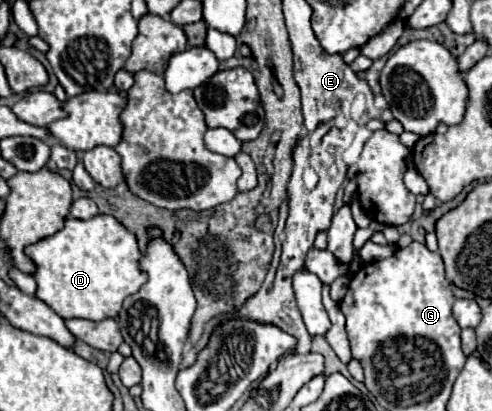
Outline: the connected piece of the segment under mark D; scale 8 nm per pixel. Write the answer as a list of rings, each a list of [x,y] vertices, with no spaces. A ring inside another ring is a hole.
[[[96,215],[92,219],[74,219],[68,217],[64,221],[64,227],[56,231],[50,237],[40,239],[38,243],[32,243],[24,249],[24,253],[34,261],[36,265],[36,297],[44,301],[48,307],[52,307],[62,319],[90,319],[90,321],[102,321],[108,317],[116,317],[122,309],[122,301],[136,293],[140,285],[146,281],[146,275],[138,269],[138,243],[136,237],[122,227],[112,215]]]

